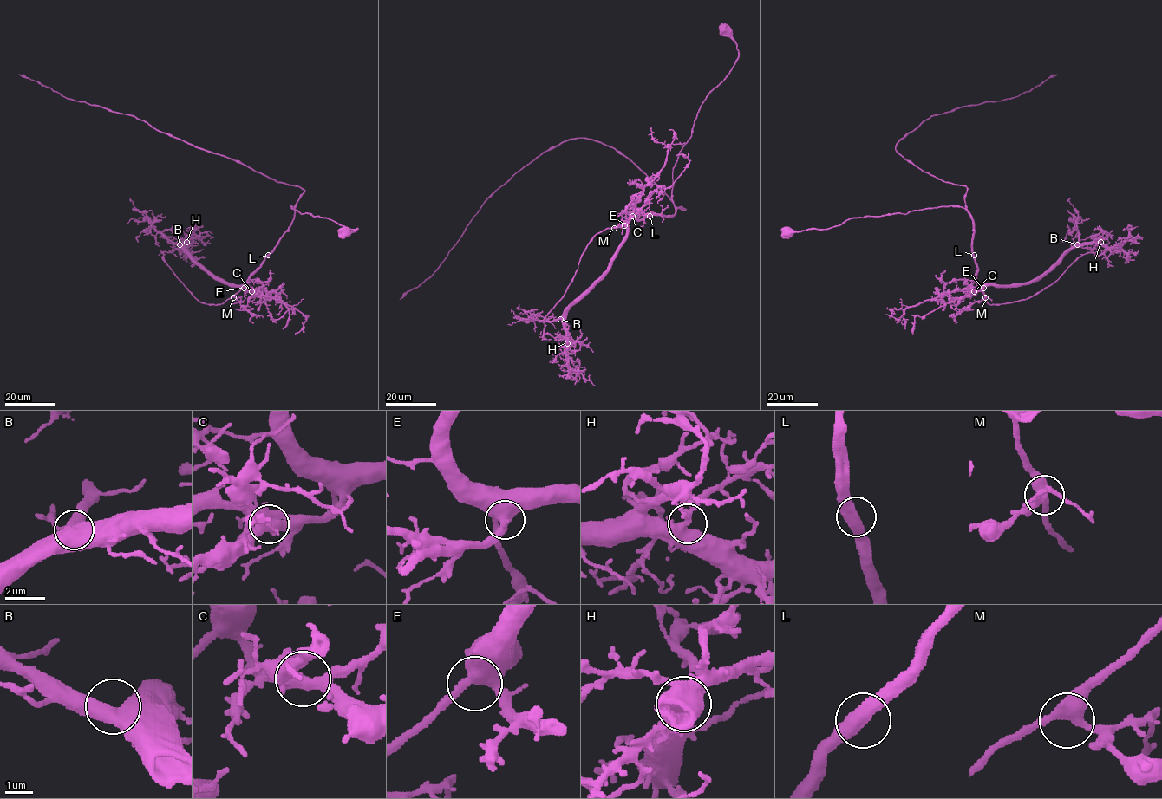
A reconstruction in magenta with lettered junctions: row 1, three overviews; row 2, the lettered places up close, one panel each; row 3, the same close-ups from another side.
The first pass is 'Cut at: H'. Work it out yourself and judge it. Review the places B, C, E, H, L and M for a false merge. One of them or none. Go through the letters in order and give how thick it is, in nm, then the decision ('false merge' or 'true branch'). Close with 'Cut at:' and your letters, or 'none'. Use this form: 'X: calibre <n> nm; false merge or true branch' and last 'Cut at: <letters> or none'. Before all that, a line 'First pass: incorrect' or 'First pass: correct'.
First pass: incorrect
B: calibre 600 nm; true branch
C: calibre 400 nm; true branch
E: calibre 480 nm; true branch
H: calibre 480 nm; true branch
L: calibre 500 nm; true branch
M: calibre 400 nm; true branch
Cut at: none

